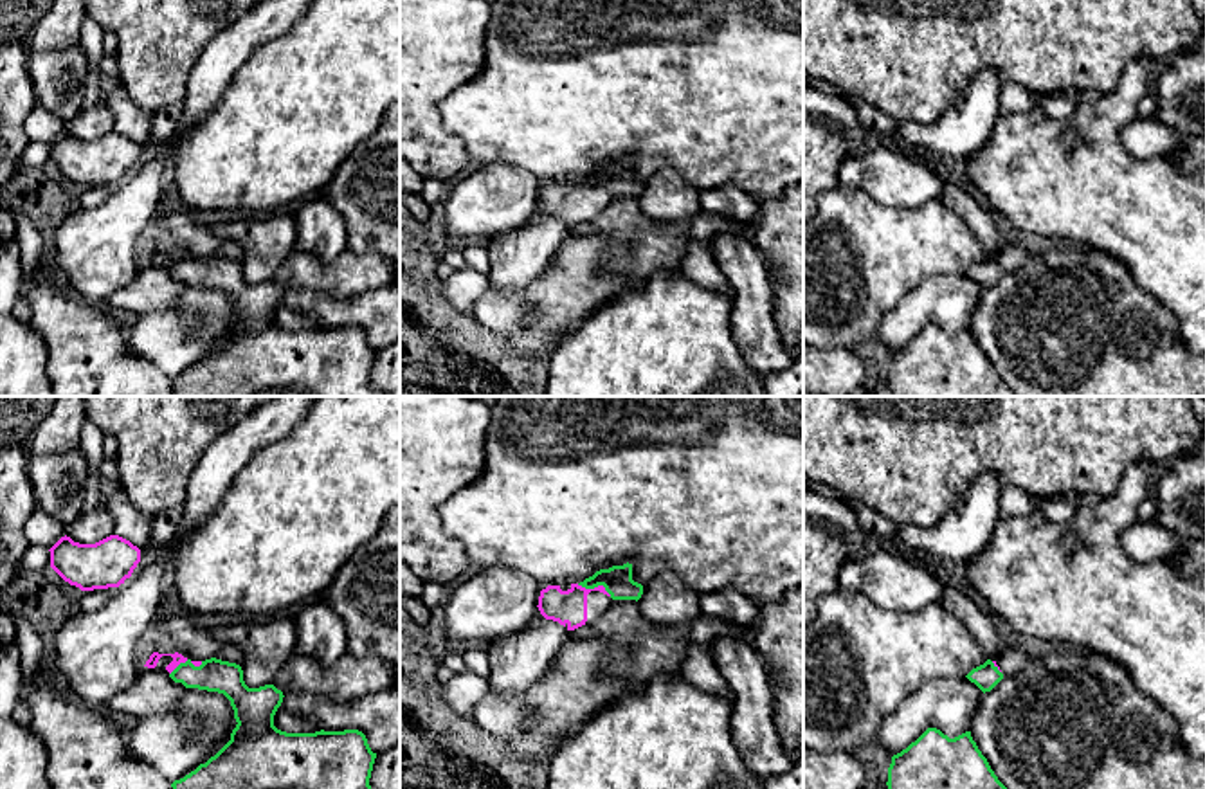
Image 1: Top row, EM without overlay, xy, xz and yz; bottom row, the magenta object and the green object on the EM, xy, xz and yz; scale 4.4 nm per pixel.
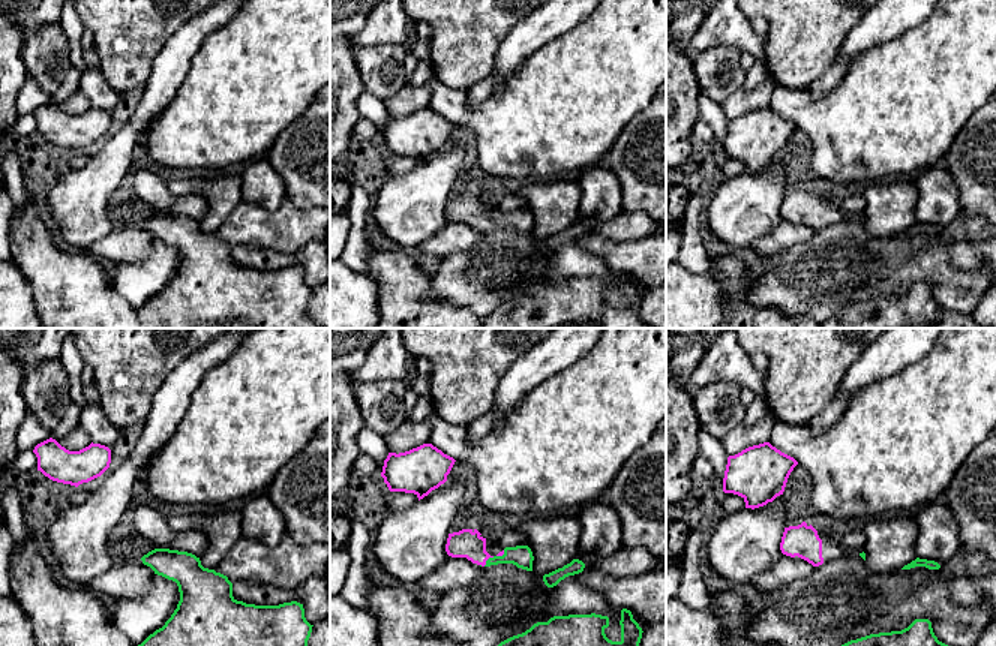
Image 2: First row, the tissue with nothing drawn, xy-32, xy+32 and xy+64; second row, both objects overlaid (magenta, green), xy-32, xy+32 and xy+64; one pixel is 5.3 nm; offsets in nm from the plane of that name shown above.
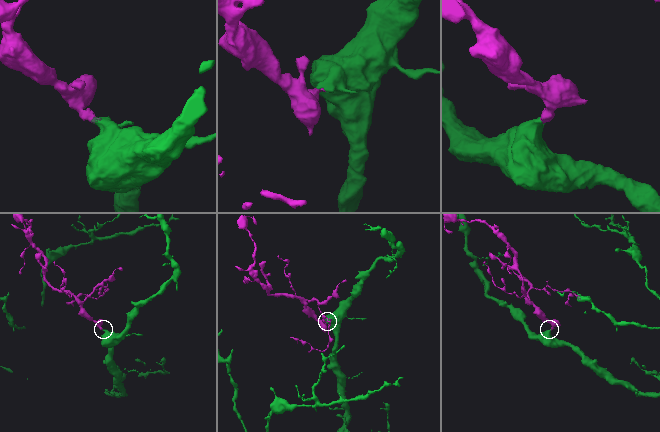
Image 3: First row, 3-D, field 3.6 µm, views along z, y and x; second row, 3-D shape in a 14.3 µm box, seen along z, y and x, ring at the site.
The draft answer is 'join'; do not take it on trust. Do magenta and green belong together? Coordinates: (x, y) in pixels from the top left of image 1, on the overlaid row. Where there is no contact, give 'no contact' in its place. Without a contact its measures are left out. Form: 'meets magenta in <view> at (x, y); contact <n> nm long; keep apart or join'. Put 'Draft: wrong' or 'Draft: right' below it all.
meets magenta in xz at (595, 588); contact 170 nm long; join
Draft: right

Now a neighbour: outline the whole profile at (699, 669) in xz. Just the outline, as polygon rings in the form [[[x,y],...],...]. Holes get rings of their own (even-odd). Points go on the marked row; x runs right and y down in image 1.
[[[699,647],[688,648],[681,676],[702,692],[733,701],[731,686],[719,672],[713,656]]]

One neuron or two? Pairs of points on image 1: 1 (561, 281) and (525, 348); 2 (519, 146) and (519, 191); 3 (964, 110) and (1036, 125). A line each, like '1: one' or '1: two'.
1: one
2: two
3: two

